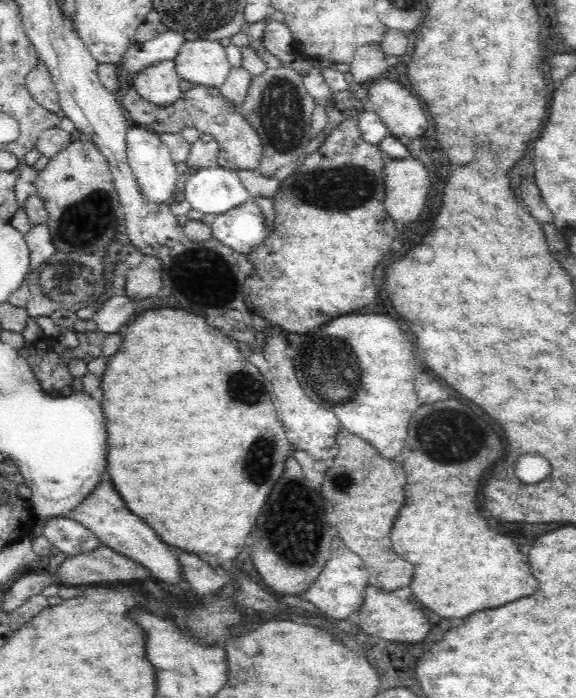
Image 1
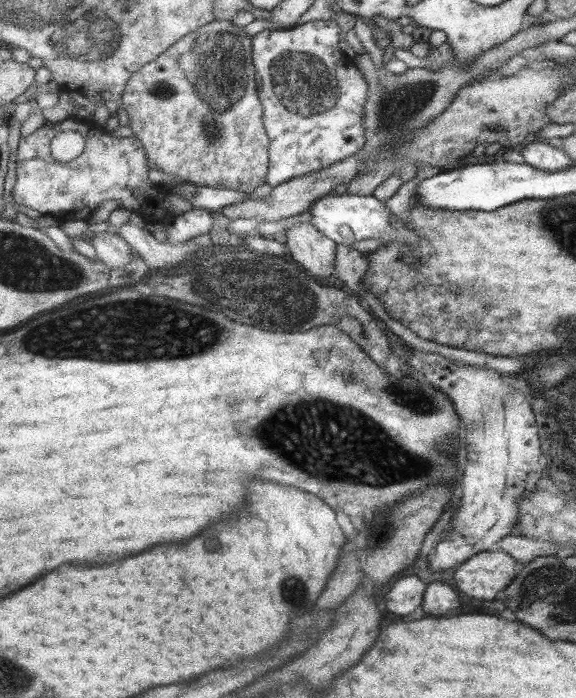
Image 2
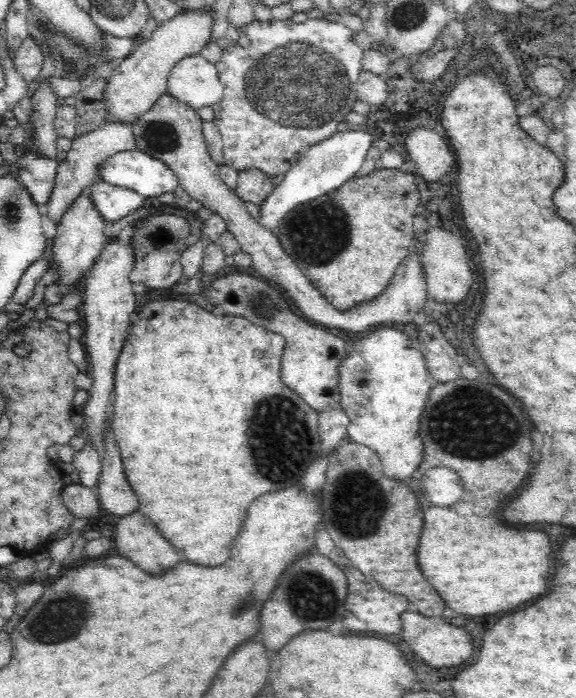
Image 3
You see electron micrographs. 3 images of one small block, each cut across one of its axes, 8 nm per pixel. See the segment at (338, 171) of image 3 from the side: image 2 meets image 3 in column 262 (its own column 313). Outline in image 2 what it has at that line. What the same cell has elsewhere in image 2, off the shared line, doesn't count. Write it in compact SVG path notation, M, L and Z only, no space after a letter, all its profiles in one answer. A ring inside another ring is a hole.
M347 192L340 195L320 196L319 200L313 201L309 208L311 219L309 222L323 236L332 240L335 244L348 246L353 242L359 242L365 238L375 238L383 245L388 242L397 242L397 244L415 242L418 237L412 228L408 226L406 217L395 217L385 208L384 203L372 198L371 195L359 196Z

